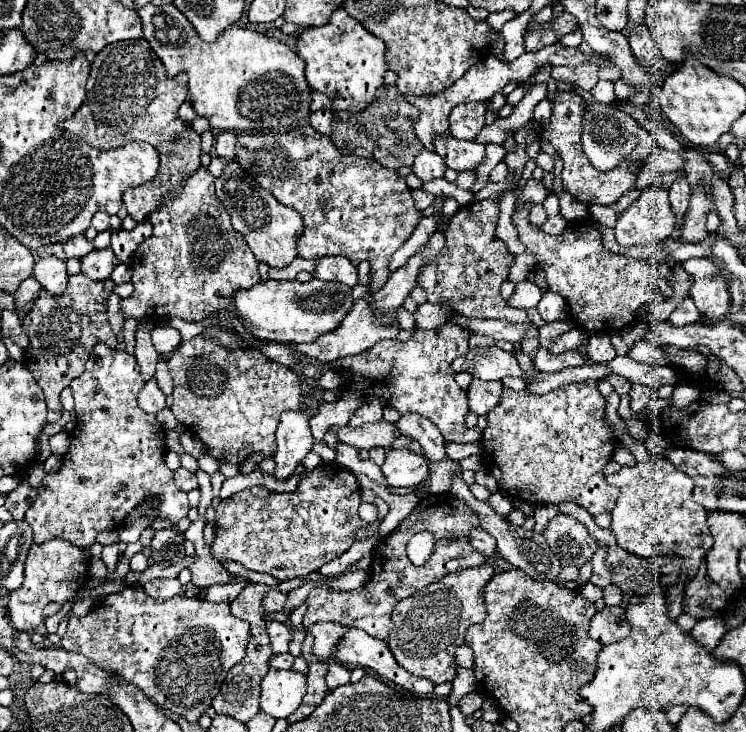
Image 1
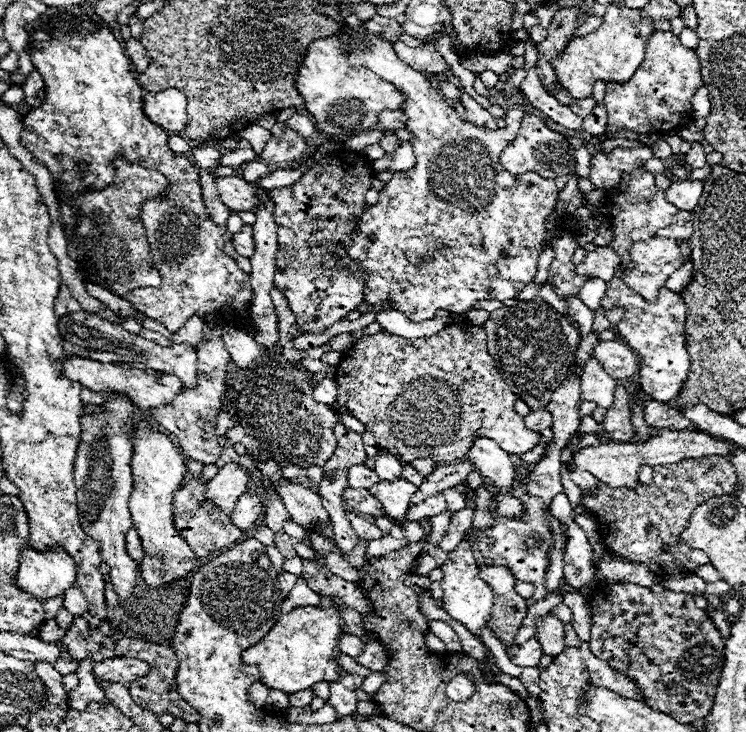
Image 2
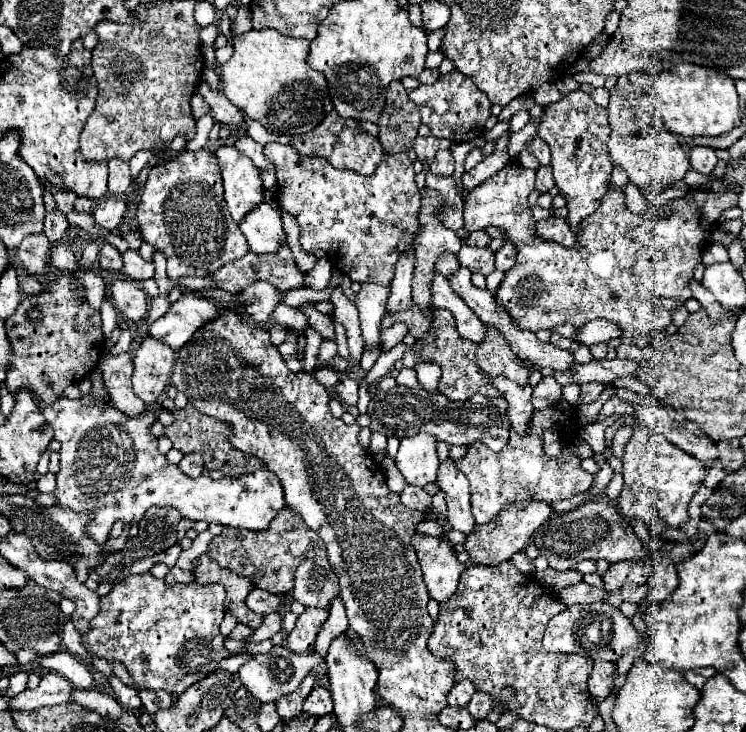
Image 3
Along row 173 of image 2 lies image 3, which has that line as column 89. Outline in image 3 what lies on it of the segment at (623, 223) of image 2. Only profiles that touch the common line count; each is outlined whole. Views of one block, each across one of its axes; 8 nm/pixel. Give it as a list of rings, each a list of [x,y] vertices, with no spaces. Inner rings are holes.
[[[150,574],[128,576],[116,584],[110,594],[100,598],[100,612],[92,620],[92,630],[82,636],[82,642],[92,654],[122,662],[140,688],[182,694],[188,686],[214,672],[216,664],[228,656],[226,648],[222,646],[224,636],[220,634],[220,622],[224,618],[224,594],[224,588],[218,584],[198,586],[192,582],[168,586],[164,580]]]

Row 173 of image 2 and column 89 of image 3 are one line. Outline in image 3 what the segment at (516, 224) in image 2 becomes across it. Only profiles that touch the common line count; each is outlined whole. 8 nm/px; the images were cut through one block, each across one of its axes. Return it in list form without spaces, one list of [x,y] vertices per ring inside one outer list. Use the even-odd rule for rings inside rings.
[[[58,396],[52,404],[44,404],[38,400],[40,412],[54,428],[54,438],[62,444],[60,450],[60,472],[56,474],[56,504],[72,508],[72,510],[92,510],[96,514],[94,522],[86,528],[86,532],[96,542],[106,542],[110,538],[110,528],[116,520],[124,524],[140,522],[150,506],[174,506],[180,510],[184,518],[216,522],[222,526],[246,528],[246,530],[268,530],[270,522],[284,508],[284,490],[278,482],[276,474],[268,468],[256,470],[252,474],[212,480],[208,476],[200,476],[196,480],[186,478],[178,466],[168,464],[166,456],[158,452],[158,440],[150,436],[148,426],[156,420],[156,416],[148,410],[142,418],[126,418],[114,406],[100,408],[94,404],[90,396],[82,396],[78,400],[70,400],[66,396]]]

